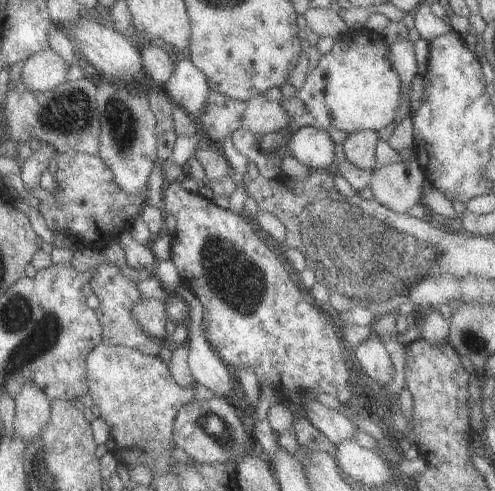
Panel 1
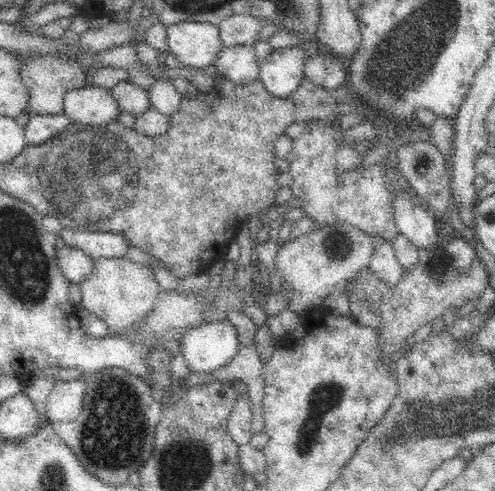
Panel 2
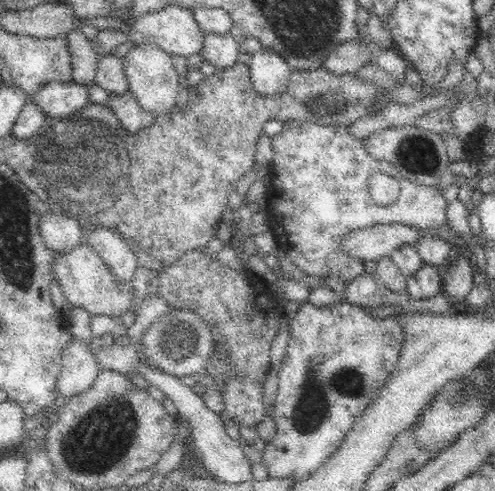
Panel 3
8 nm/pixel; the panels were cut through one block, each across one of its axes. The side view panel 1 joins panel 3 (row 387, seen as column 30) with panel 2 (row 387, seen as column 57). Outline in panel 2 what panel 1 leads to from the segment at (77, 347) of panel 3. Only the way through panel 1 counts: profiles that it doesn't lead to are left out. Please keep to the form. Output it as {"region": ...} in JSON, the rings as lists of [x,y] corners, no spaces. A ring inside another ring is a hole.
{"region":[[[84,378],[76,382],[58,382],[42,408],[44,424],[76,422],[84,408]]]}

